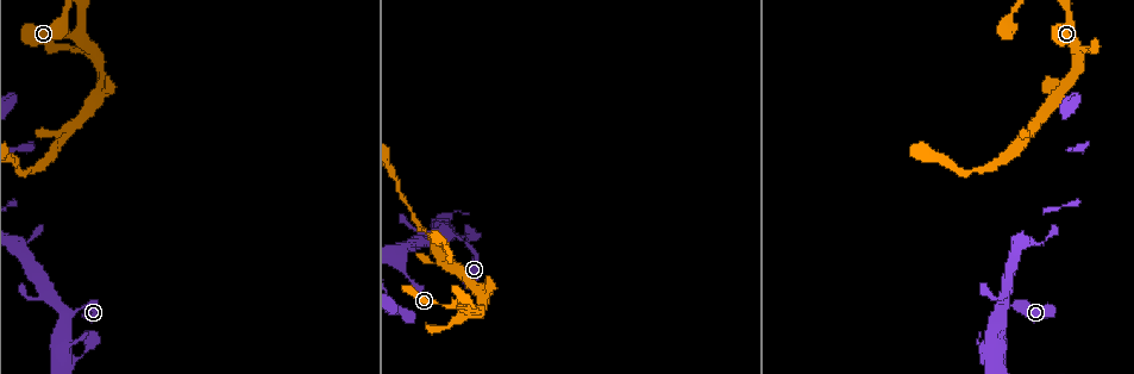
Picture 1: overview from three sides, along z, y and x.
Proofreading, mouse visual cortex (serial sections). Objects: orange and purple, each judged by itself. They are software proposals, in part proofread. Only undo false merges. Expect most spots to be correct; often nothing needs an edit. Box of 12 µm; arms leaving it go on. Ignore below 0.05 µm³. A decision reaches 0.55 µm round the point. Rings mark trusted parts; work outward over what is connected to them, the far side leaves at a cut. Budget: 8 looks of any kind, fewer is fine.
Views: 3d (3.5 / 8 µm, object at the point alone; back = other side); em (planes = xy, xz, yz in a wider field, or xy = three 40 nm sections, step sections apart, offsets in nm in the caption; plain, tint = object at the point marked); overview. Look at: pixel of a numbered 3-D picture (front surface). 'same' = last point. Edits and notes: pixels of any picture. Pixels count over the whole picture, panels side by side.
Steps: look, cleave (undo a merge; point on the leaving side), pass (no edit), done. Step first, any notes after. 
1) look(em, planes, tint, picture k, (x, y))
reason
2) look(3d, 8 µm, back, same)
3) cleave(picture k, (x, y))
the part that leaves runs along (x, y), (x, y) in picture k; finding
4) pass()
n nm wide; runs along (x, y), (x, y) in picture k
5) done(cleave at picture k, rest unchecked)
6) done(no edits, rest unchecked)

look(3d, 3.5 µm, picture 1, (52, 295))
branch point

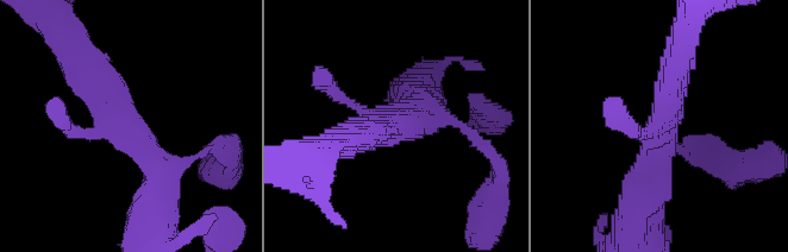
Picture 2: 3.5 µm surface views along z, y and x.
look(em, xy, step 3, tint, picture 2, (124, 121))

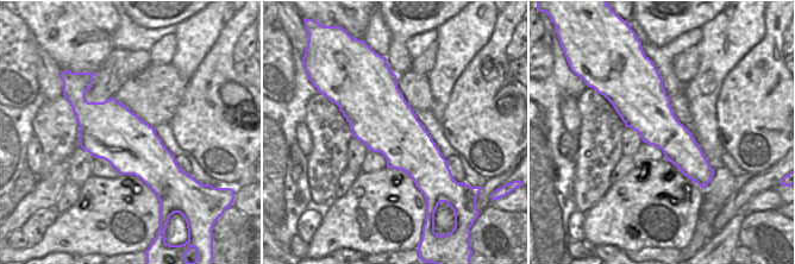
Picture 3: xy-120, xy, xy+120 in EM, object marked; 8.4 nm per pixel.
pass()
500 nm wide; runs along (183, 163), (154, 156), (77, 57) in picture 2; continuous, no second cell

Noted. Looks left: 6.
look(3d, 8 µm, picture 1, (462, 235))
abrupt turn

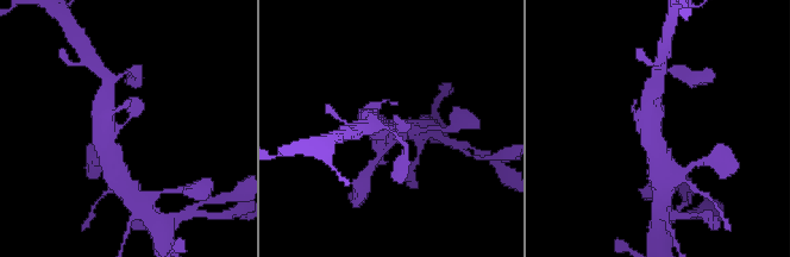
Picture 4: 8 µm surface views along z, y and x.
look(em, xy, step 5, tint, picture 4, (395, 126))
shape alone is not enough

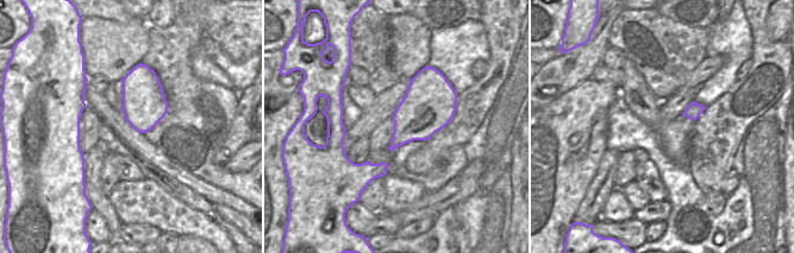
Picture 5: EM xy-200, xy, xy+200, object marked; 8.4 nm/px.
pass()
runs along (104, 116), (124, 125), (127, 99) in picture 4; one cell here

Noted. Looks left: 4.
look(3d, 3.5 µm, picture 1, (1072, 36))
narrows sharply

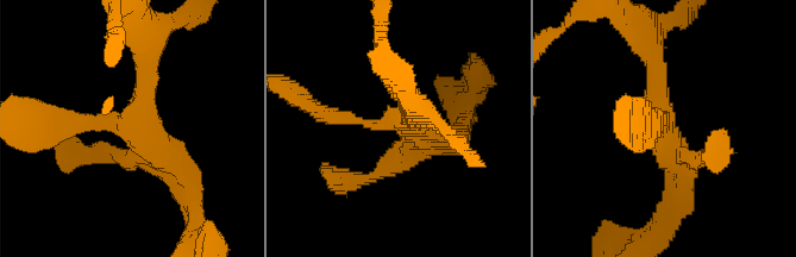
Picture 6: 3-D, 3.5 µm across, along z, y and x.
look(em, xy, step 3, tint, picture 6, (135, 126))
3 arms; arms of 250, 250, 350 nm

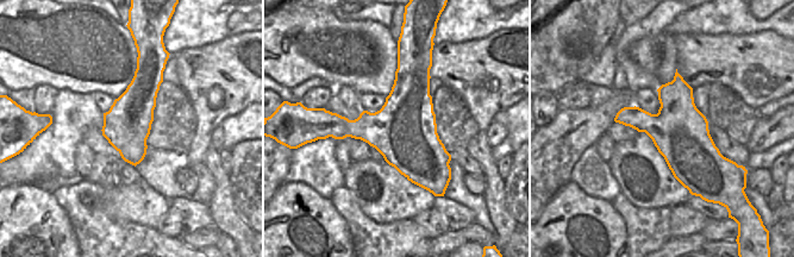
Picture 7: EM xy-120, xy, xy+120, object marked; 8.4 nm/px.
look(em, xy, step 2, tint, same)
cut it another way

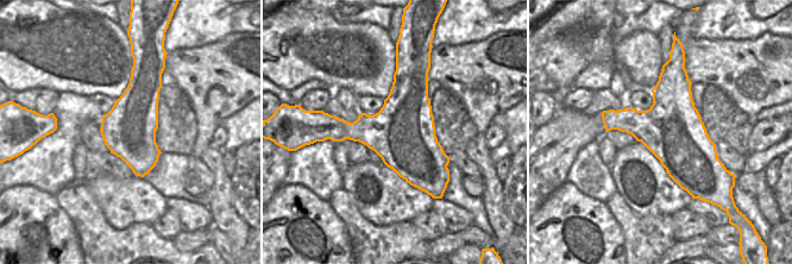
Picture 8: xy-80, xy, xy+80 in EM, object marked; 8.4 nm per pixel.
pass()
runs along (52, 120), (133, 124), (188, 182) in picture 6; all the same cell

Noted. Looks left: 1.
done(no edits, rest unchecked)

